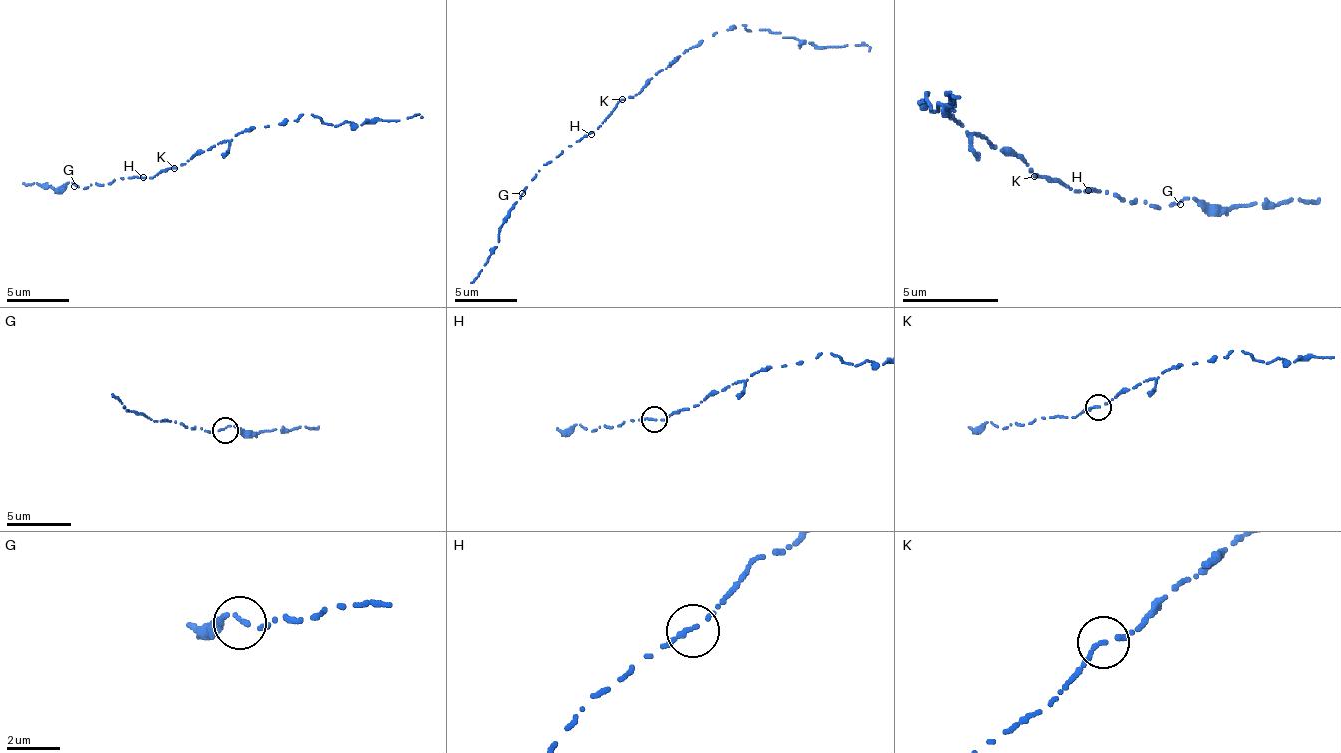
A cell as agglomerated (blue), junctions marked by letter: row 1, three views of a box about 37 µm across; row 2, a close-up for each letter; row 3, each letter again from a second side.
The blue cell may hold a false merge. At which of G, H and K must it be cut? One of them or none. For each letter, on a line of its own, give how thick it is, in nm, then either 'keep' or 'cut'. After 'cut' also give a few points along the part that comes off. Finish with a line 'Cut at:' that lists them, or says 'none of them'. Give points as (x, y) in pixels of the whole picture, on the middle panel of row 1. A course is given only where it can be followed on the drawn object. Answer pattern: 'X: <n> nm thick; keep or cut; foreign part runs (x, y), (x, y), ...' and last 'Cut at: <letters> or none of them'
G: 140 nm thick; keep
H: 240 nm thick; keep
K: 180 nm thick; cut; foreign part runs (622, 100), (634, 97), (690, 47), (736, 26), (780, 32), (783, 38), (820, 47), (867, 44), (870, 50)
Cut at: K

